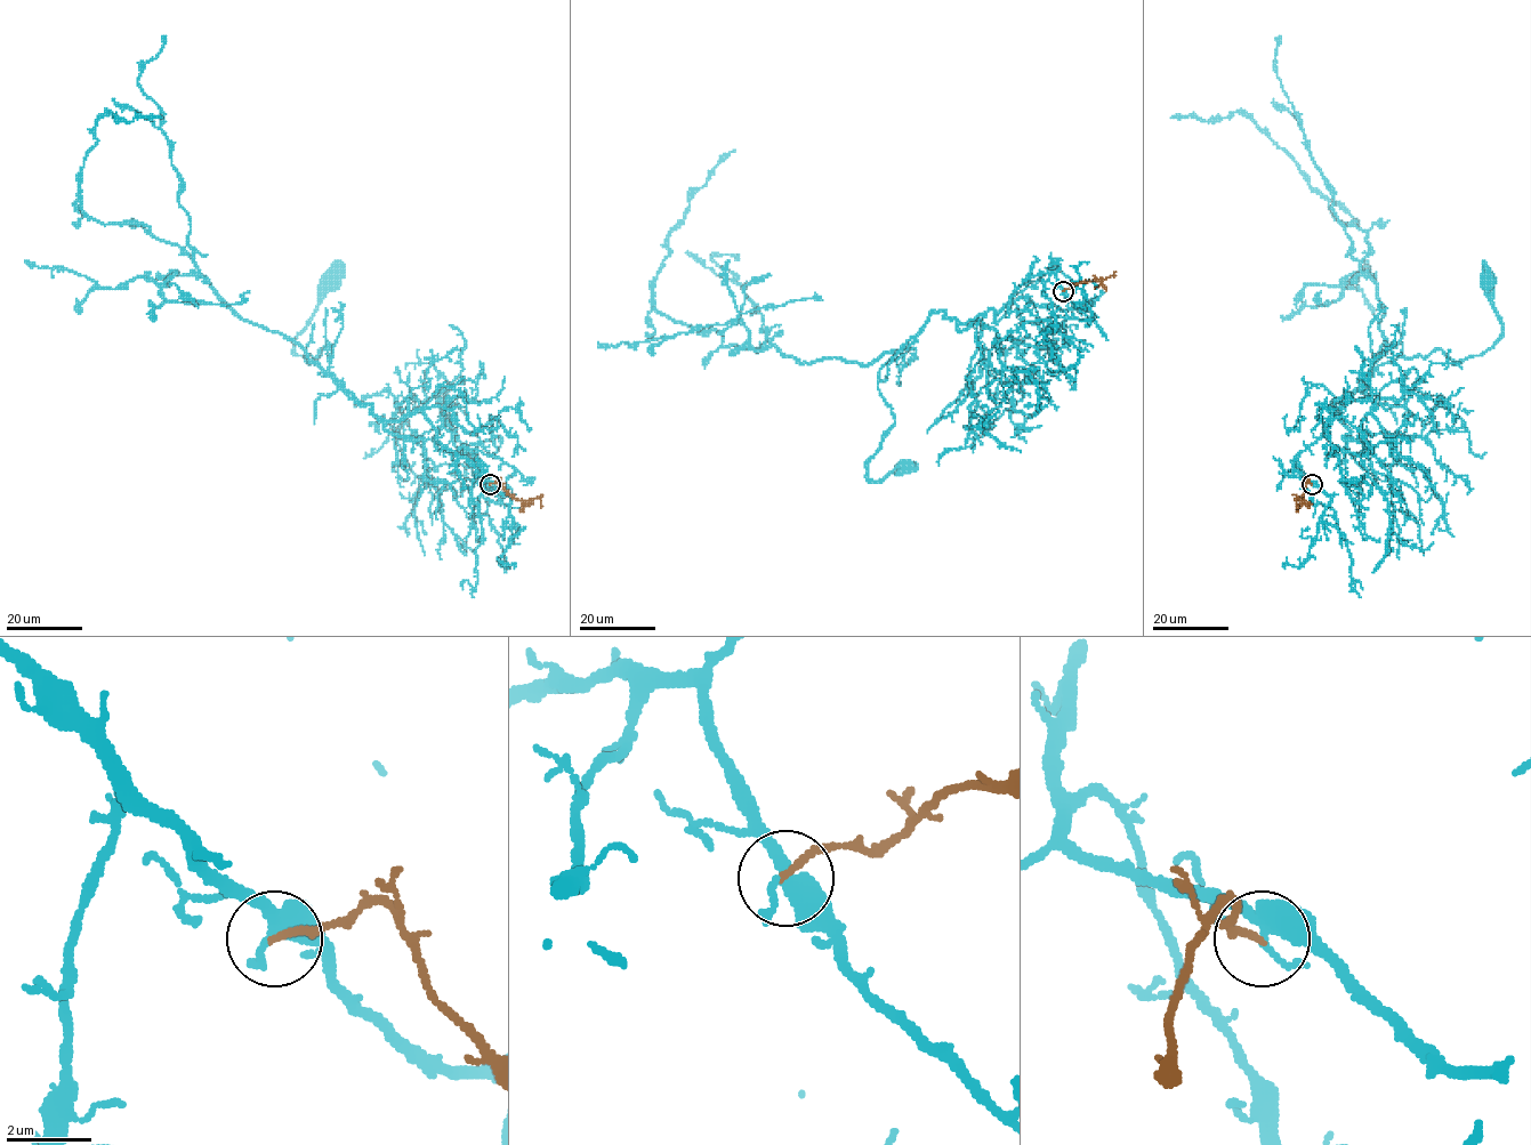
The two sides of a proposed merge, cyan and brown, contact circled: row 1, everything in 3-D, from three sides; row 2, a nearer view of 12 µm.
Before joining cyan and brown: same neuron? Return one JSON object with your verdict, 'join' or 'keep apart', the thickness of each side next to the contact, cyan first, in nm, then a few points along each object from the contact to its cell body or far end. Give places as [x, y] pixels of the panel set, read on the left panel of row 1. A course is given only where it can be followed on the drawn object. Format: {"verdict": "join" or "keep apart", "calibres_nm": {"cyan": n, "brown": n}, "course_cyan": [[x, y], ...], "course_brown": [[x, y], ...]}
{"verdict": "join", "calibres_nm": {"cyan": 360, "brown": 150}, "course_cyan": [[490, 483], [421, 410], [377, 417], [304, 357], [321, 348], [314, 361], [295, 352], [331, 279]], "course_brown": [[490, 483], [499, 481], [516, 500], [539, 498], [541, 507]]}

